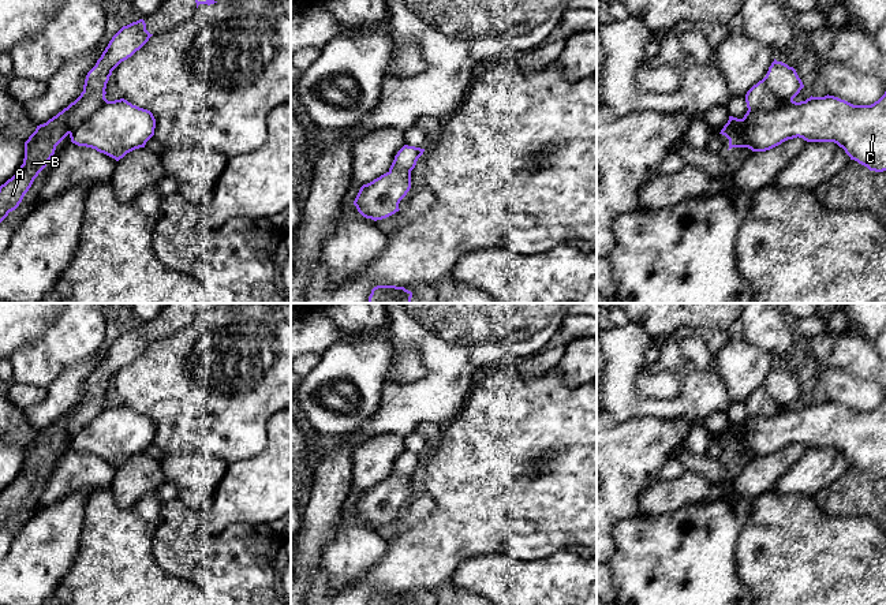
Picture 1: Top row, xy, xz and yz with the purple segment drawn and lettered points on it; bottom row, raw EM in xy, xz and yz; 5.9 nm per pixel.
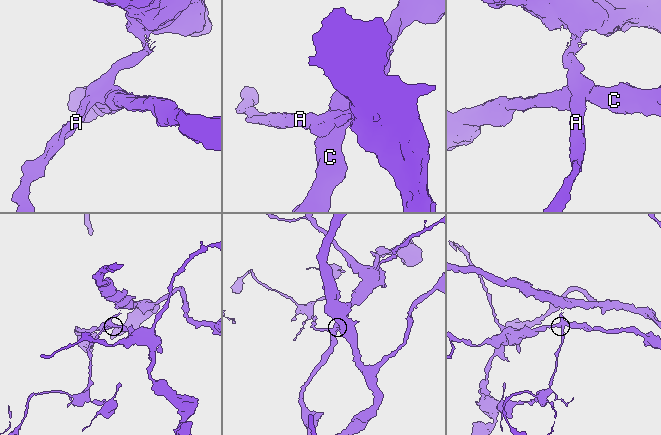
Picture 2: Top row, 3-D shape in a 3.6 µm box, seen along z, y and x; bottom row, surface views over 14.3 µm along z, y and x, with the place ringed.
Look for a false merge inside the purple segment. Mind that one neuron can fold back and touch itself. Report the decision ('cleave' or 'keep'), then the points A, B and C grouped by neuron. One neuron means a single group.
keep; A B C

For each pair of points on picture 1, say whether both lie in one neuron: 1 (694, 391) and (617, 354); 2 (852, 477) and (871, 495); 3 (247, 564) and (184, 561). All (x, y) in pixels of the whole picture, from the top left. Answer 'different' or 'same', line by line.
1: same
2: same
3: same

